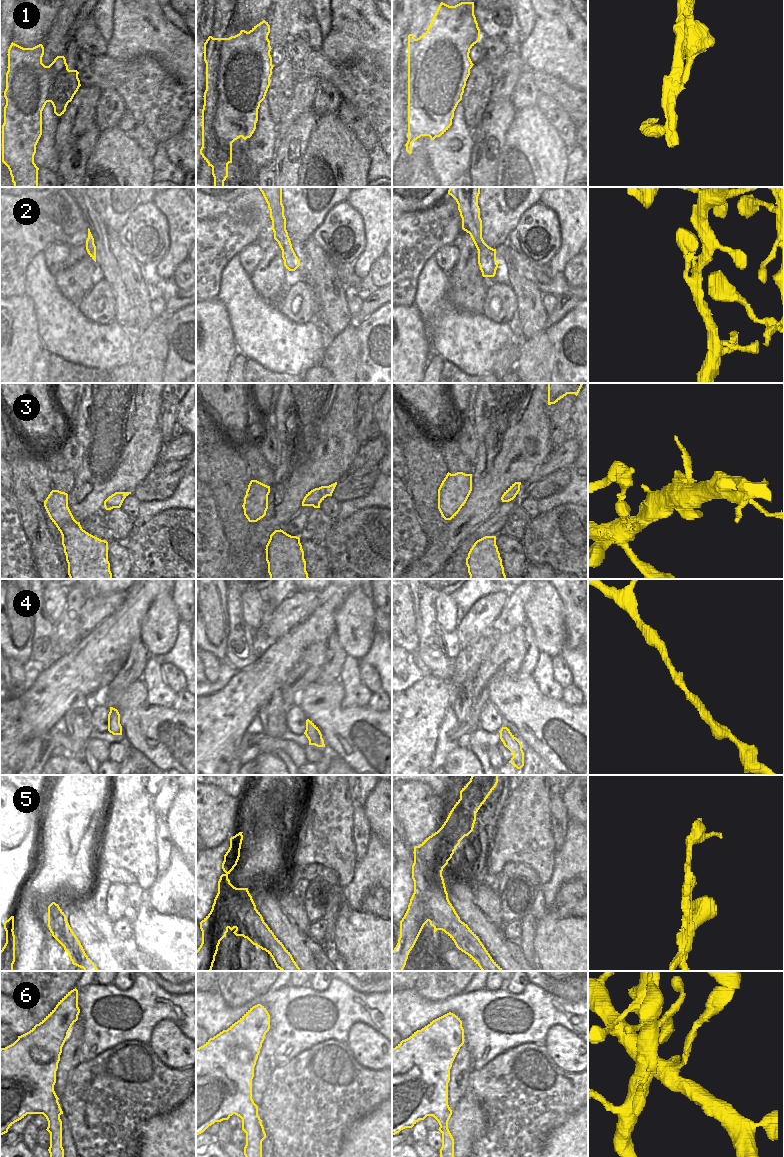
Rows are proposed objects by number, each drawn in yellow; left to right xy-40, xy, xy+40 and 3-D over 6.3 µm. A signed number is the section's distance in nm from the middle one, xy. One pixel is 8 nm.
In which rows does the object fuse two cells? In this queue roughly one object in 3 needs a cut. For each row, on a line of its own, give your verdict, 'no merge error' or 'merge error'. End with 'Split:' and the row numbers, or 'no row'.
1: merge error
2: no merge error
3: no merge error
4: no merge error
5: merge error
6: no merge error
Split: 1, 5

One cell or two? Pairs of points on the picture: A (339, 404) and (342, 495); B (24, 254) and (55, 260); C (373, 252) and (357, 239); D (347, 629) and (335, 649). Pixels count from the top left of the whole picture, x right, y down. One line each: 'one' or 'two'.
A: two
B: two
C: two
D: two

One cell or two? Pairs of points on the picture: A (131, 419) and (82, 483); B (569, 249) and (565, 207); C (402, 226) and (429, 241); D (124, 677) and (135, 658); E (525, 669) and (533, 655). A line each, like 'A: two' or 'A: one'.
A: one
B: one
C: one
D: one
E: one

